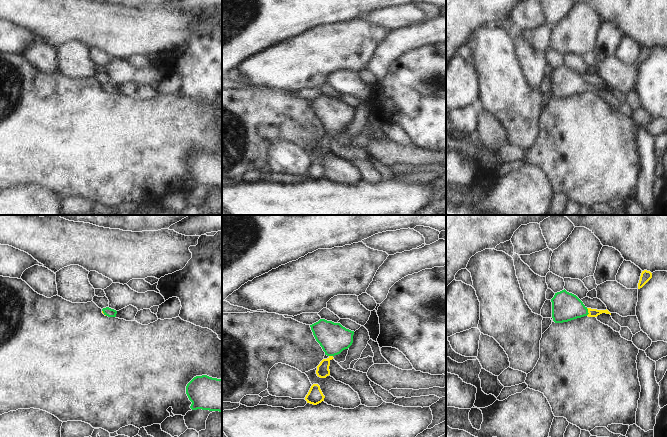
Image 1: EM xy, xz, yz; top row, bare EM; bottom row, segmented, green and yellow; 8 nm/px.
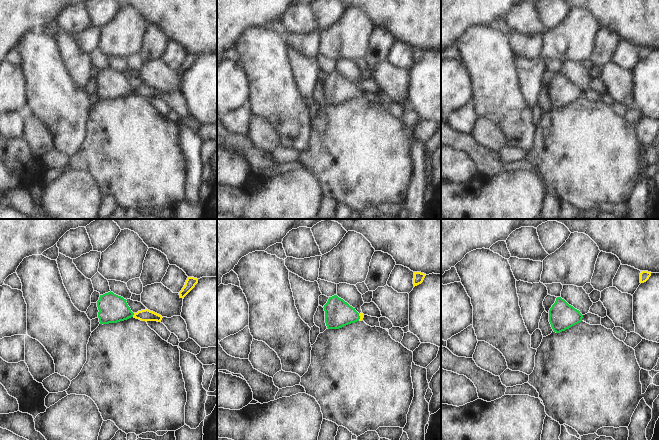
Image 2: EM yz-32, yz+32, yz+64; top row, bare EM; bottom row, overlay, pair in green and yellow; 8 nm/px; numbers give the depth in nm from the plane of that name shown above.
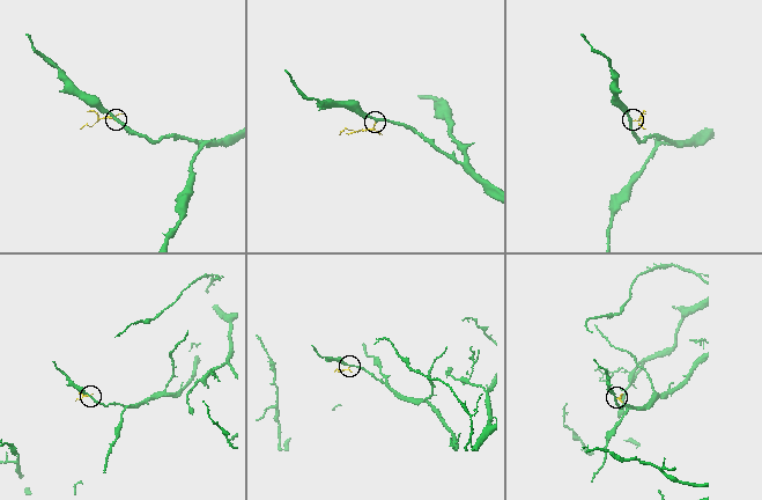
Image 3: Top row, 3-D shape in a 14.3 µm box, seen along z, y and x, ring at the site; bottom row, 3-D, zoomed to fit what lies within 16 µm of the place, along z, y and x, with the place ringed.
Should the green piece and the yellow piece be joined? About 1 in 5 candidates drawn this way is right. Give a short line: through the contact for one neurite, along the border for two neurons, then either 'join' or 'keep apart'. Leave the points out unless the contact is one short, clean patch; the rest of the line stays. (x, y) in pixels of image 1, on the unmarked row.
line yz (566, 82), (587, 88), (592, 88); join

